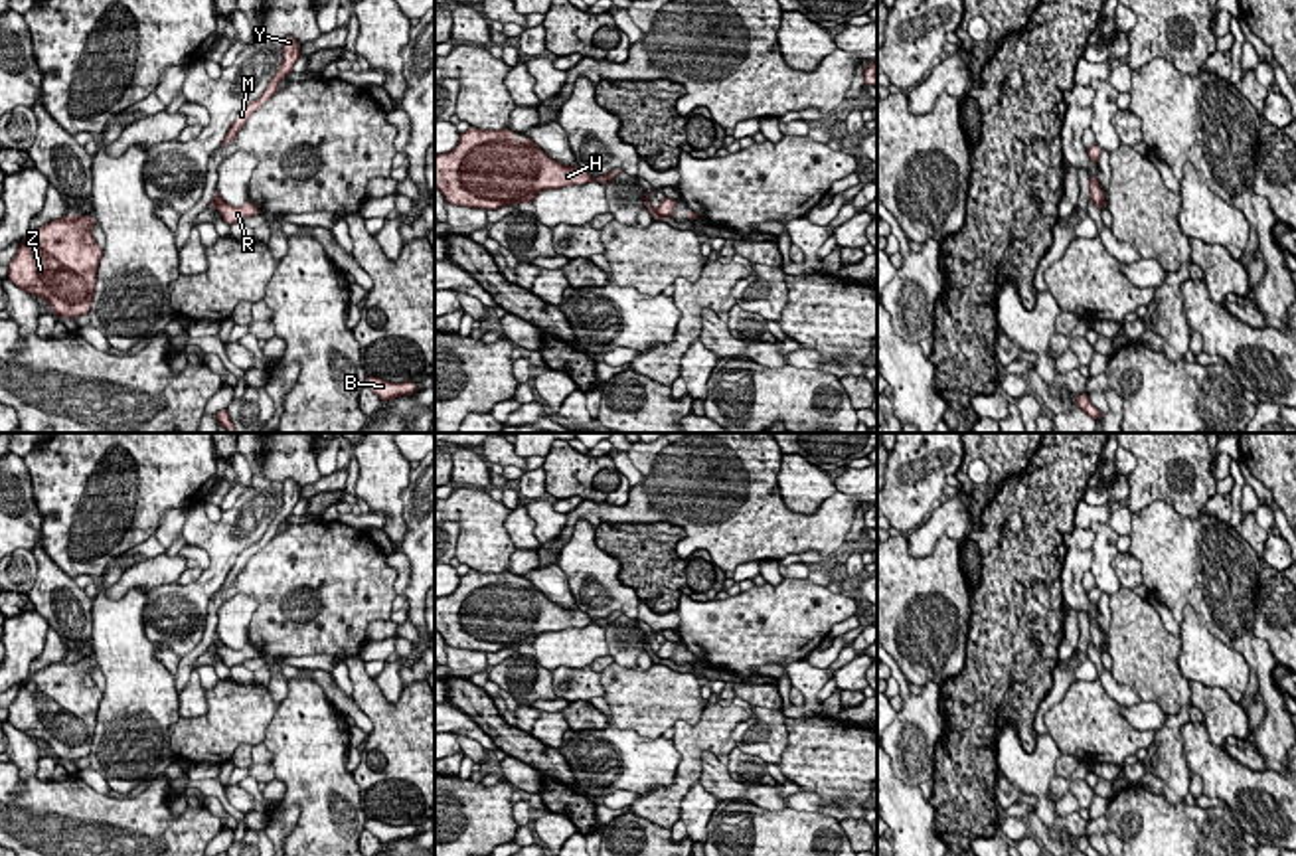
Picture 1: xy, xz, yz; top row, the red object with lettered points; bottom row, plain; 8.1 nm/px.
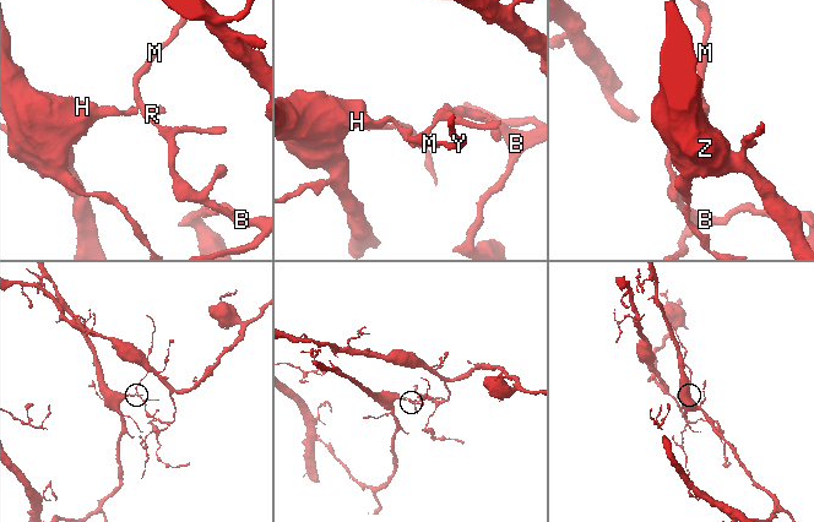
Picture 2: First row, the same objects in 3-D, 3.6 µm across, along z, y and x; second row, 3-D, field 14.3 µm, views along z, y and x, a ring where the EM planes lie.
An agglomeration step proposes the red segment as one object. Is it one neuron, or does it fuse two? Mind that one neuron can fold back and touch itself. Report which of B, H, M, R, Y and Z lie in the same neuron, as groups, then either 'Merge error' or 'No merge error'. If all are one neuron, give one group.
Groups: B M R Y / H Z. Merge error

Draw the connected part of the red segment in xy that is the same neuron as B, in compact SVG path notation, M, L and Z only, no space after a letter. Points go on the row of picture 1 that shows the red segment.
M373 376L365 378L365 387L369 387L381 401L399 397L399 395L409 395L417 391L419 384L405 382L405 384L391 384Z

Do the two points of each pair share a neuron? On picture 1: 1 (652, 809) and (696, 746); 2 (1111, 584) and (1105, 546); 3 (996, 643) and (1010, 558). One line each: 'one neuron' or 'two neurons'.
1: one neuron
2: one neuron
3: one neuron

